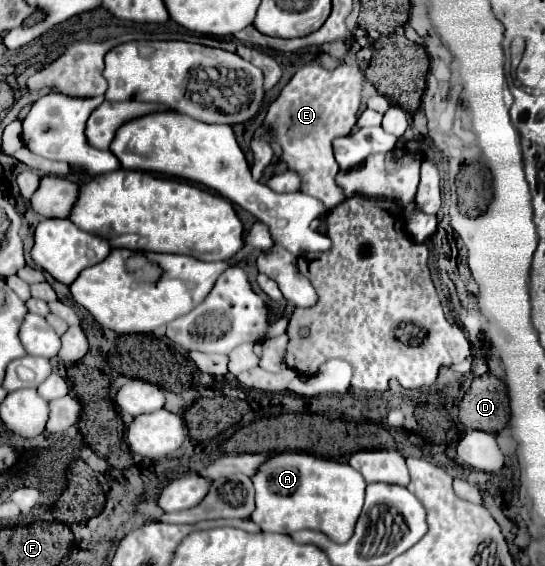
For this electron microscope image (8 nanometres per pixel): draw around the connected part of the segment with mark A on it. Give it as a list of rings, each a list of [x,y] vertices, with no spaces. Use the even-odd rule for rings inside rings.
[[[273,453],[253,477],[257,509],[251,519],[263,531],[291,533],[315,529],[329,535],[335,543],[345,543],[353,535],[365,501],[365,479],[349,463],[323,459],[311,453]]]

